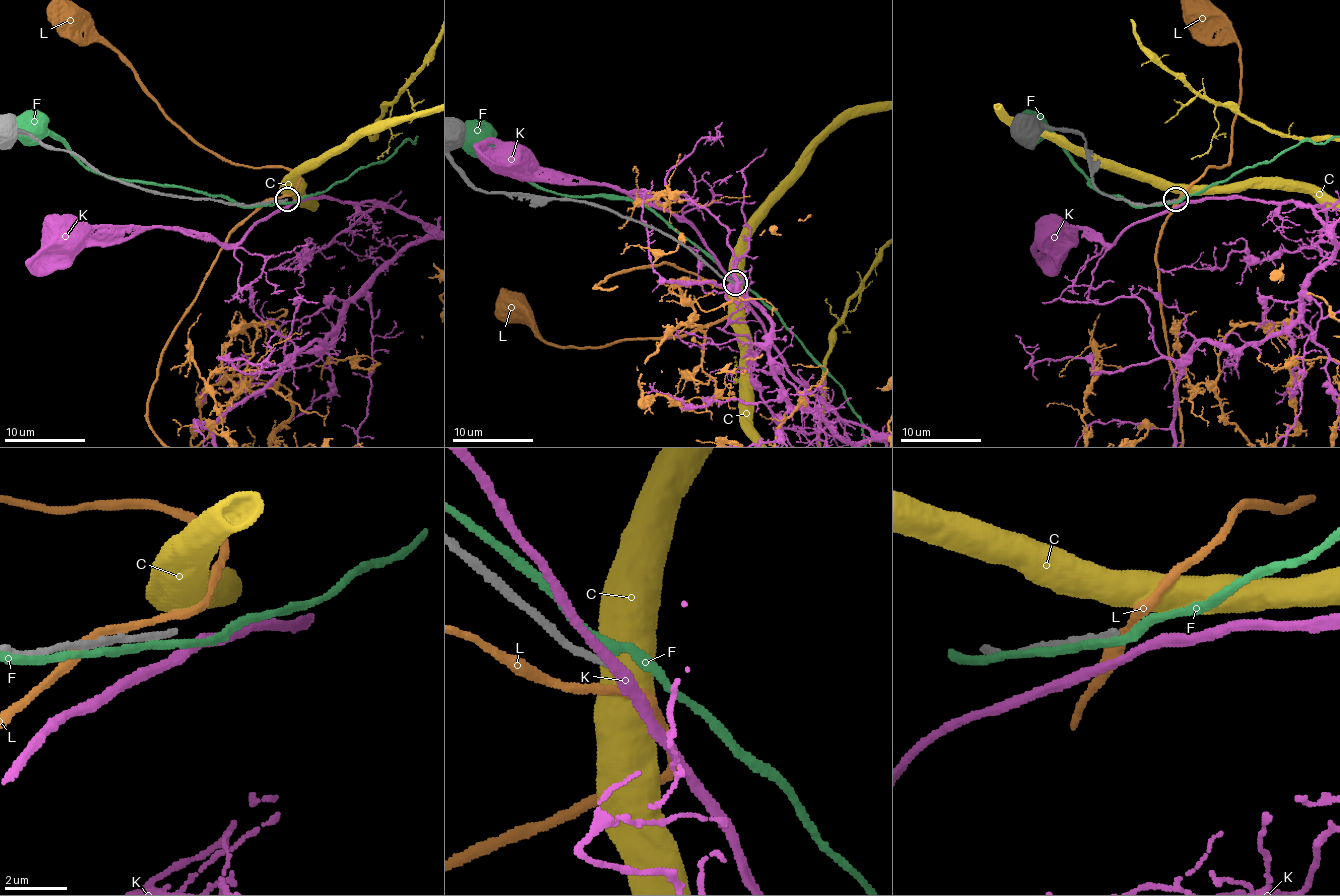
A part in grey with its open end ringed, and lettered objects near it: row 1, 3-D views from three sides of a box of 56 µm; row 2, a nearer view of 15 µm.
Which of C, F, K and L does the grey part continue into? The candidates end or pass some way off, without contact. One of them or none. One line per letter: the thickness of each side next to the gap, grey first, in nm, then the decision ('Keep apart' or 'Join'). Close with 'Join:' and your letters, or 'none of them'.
C: Thickness 200 nm (grey) against 750 nm. Keep apart
F: Thickness 200 nm (grey) against 280 nm. Keep apart
K: Thickness 200 nm (grey) against 340 nm. Keep apart
L: Thickness 200 nm (grey) against 280 nm. Keep apart
Join: none of them

